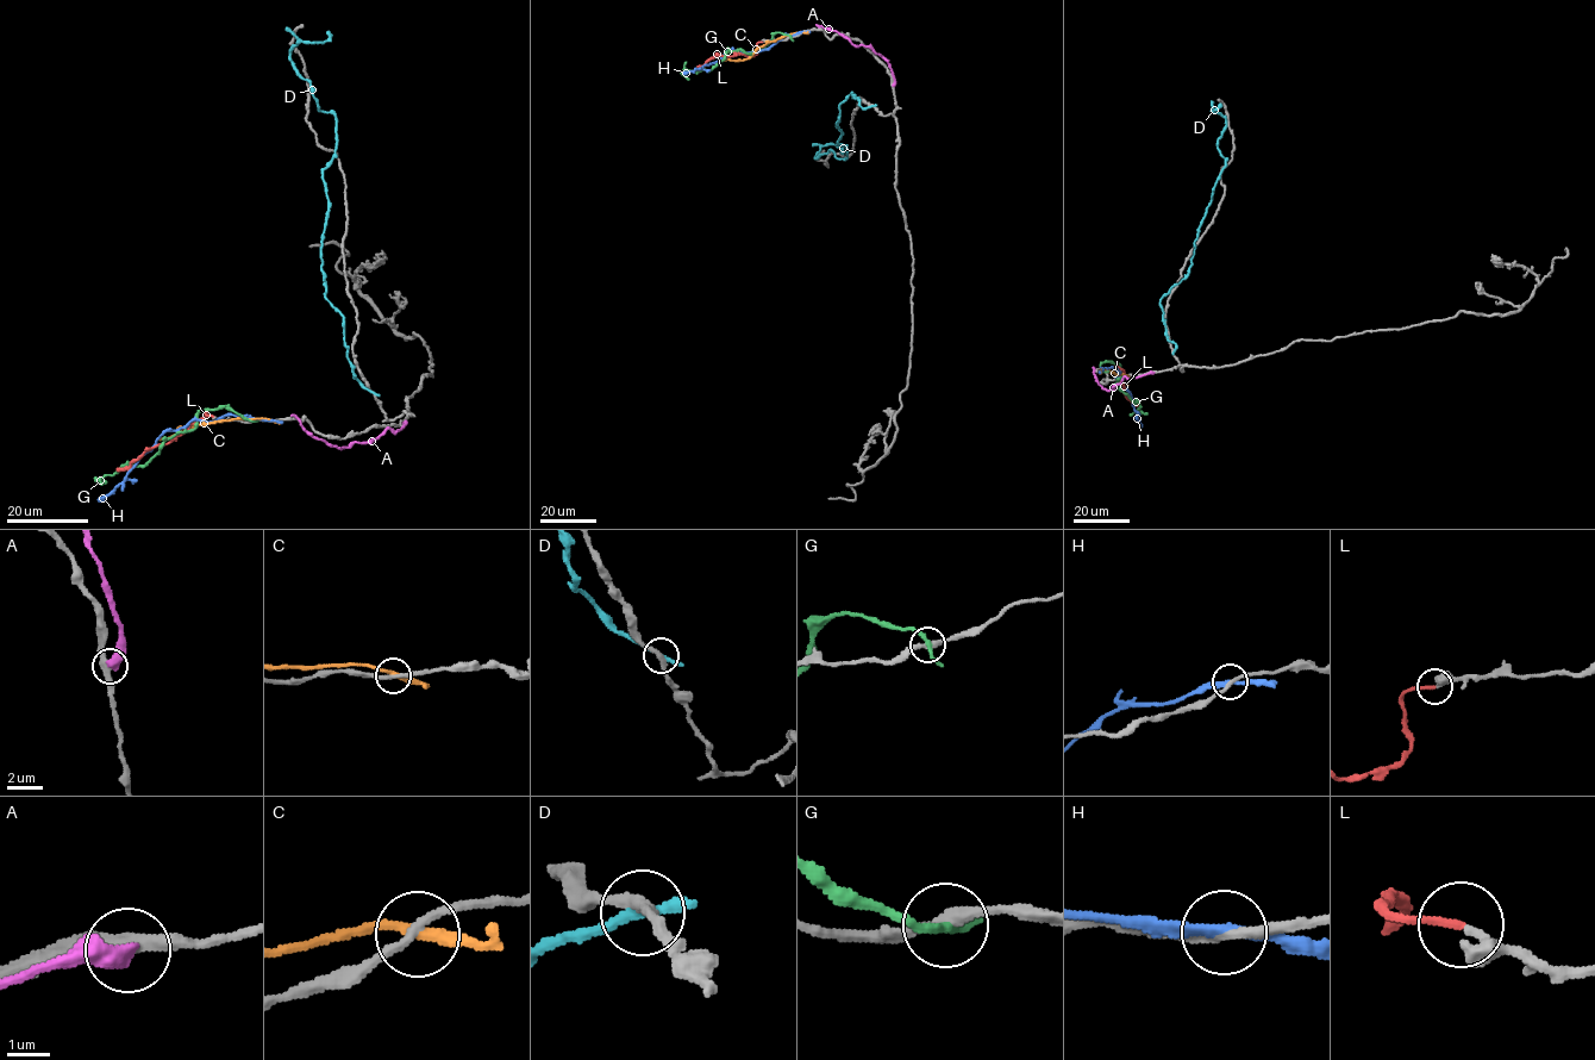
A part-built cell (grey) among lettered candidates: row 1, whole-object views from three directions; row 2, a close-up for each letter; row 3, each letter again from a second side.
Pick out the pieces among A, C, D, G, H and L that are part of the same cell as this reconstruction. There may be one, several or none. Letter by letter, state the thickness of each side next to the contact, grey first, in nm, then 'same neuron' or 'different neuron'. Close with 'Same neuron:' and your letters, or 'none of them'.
A: 360/500 nm | different neuron
C: 200/260 nm | different neuron
D: 280/200 nm | different neuron
G: 280/200 nm | different neuron
H: 200/240 nm | different neuron
L: 200/200 nm | same neuron
Same neuron: L

